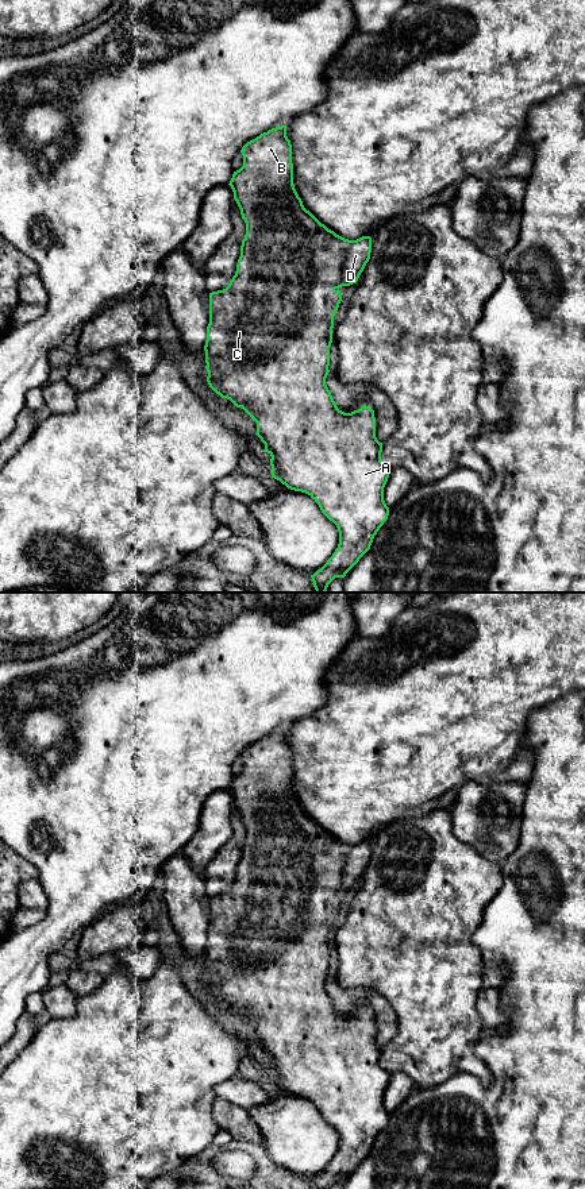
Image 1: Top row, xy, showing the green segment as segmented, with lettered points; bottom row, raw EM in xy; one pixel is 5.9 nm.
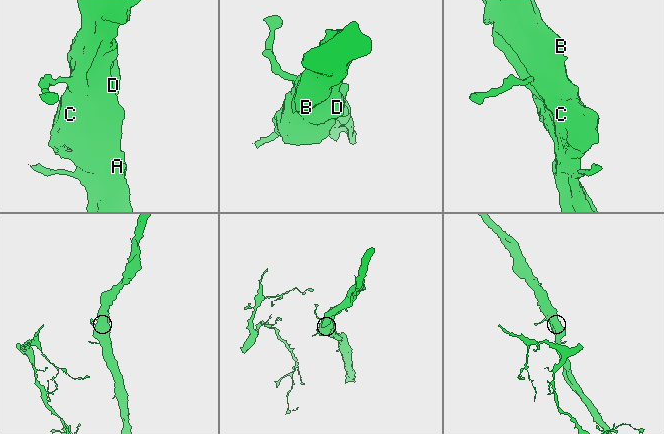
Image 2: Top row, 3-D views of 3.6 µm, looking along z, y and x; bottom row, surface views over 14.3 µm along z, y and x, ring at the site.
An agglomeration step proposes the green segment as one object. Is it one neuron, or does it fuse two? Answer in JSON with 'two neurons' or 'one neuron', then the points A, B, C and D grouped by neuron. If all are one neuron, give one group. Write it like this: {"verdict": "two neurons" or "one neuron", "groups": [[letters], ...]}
{"verdict": "one neuron", "groups": [["A", "B", "C", "D"]]}

